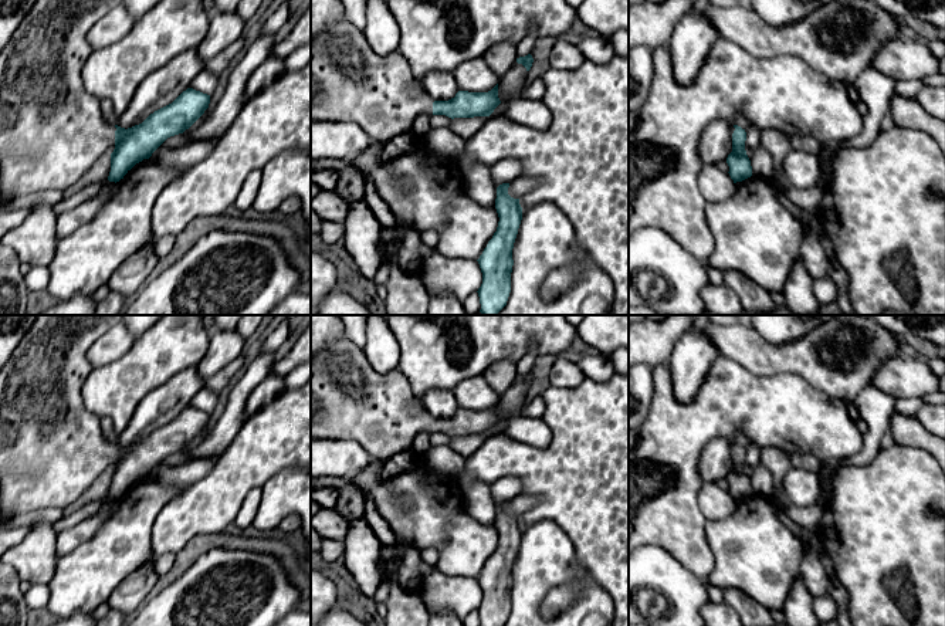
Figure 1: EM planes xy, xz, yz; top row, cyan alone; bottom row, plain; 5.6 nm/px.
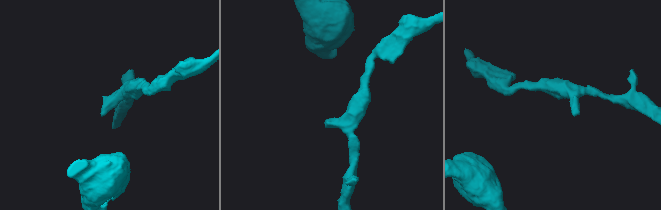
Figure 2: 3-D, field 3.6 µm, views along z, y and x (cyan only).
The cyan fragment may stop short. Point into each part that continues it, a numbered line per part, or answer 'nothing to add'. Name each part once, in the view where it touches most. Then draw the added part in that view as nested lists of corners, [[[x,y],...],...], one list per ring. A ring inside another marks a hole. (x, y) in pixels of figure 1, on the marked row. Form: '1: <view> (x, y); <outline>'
1: xy (51, 129); [[[35,0],[27,17],[13,33],[10,41],[0,53],[0,185],[6,196],[26,196],[41,190],[60,190],[77,183],[85,172],[105,153],[115,149],[115,125],[108,123],[101,111],[99,101],[82,84],[82,68],[94,53],[87,38],[89,30],[123,0]]]

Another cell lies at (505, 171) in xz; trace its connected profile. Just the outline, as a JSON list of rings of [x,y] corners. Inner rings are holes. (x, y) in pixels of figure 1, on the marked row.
[[[509,158],[497,162],[491,166],[491,177],[494,185],[498,187],[502,183],[511,183],[521,175],[522,165],[519,160]]]

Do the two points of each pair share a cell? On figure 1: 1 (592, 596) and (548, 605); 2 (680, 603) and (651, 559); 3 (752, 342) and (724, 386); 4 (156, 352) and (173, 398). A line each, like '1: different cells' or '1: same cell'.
1: different cells
2: same cell
3: different cells
4: different cells

